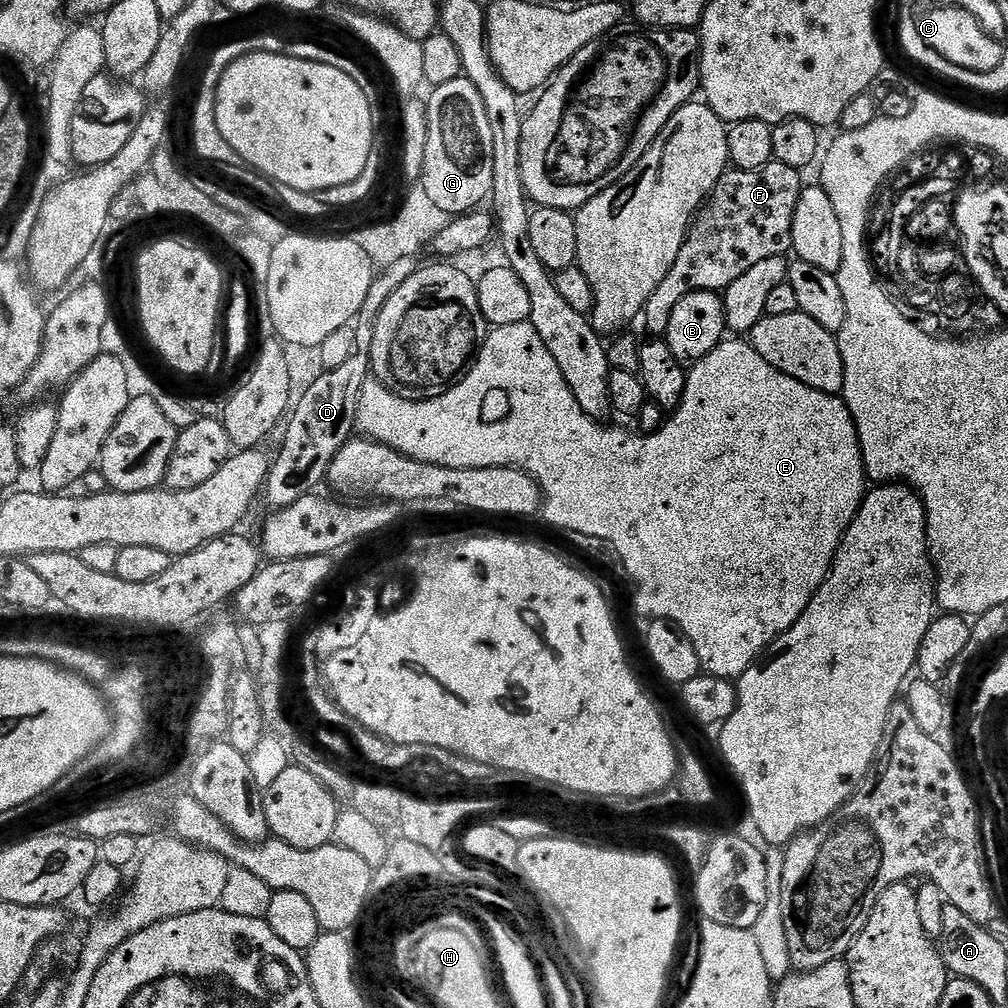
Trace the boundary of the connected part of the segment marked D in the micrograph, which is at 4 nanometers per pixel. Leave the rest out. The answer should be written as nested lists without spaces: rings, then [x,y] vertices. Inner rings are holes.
[[[396,260],[383,267],[374,278],[366,300],[362,304],[353,323],[354,340],[350,346],[350,356],[340,367],[321,371],[304,394],[297,399],[287,422],[283,425],[284,441],[280,453],[271,461],[268,478],[262,487],[262,500],[279,510],[293,504],[298,498],[315,493],[321,483],[325,483],[331,460],[335,458],[344,444],[353,439],[356,427],[357,404],[361,388],[369,379],[372,364],[374,332],[382,306],[389,301],[391,294],[402,286],[406,275],[405,260]]]

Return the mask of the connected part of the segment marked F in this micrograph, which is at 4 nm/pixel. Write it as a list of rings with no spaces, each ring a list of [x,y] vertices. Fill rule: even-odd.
[[[775,162],[762,166],[762,170],[742,170],[732,168],[725,172],[724,177],[714,186],[712,195],[701,204],[688,227],[686,238],[682,242],[682,250],[678,250],[678,258],[674,266],[670,266],[670,274],[662,278],[658,290],[650,294],[642,313],[642,321],[649,328],[651,335],[663,337],[668,330],[670,314],[674,306],[686,294],[705,290],[723,290],[732,285],[735,280],[742,278],[750,266],[763,262],[771,256],[784,256],[792,246],[792,223],[794,210],[798,206],[798,198],[802,181],[797,169],[777,164]]]

